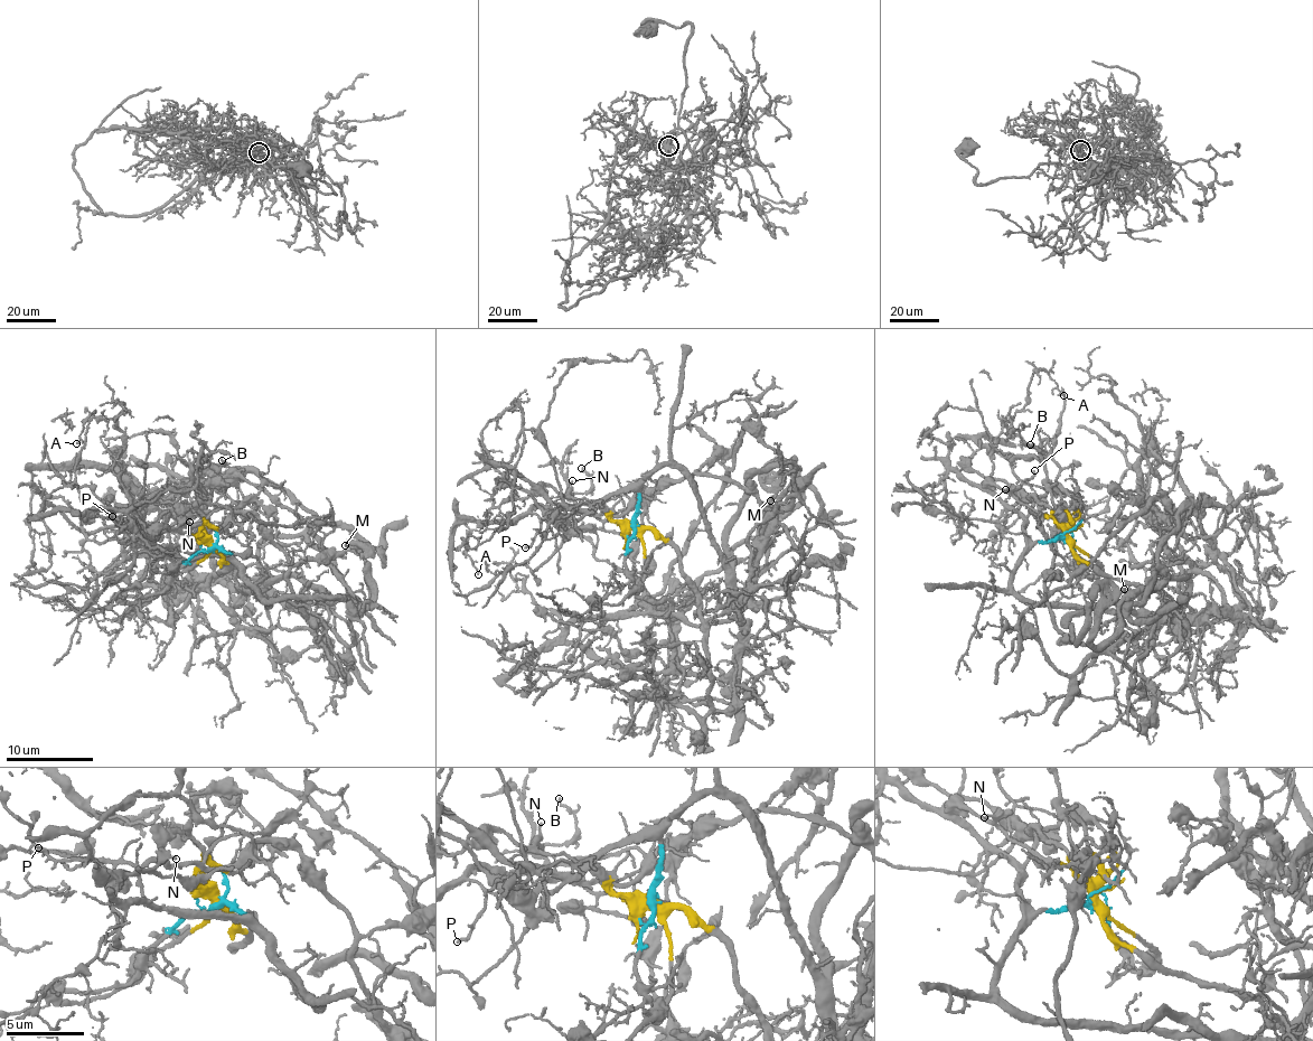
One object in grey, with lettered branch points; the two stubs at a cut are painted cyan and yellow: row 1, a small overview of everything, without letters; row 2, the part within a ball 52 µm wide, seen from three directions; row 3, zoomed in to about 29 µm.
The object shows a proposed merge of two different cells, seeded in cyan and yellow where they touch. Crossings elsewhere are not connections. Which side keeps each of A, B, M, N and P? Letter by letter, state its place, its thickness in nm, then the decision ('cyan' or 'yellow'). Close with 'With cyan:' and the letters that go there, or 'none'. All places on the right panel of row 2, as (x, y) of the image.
A: at (1063, 395); 140 nm thick; yellow
B: at (1030, 444); 140 nm thick; yellow
M: at (1124, 589); 200 nm thick; cyan
N: at (1005, 489); 140 nm thick; yellow
P: at (1034, 470); 200 nm thick; yellow
With cyan: M

